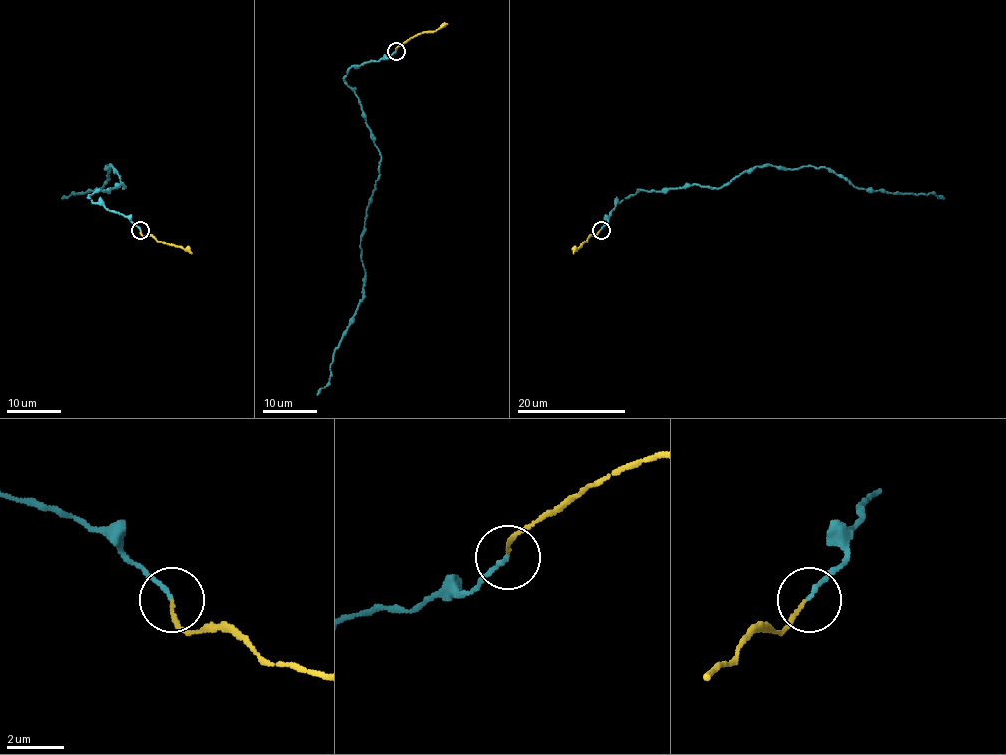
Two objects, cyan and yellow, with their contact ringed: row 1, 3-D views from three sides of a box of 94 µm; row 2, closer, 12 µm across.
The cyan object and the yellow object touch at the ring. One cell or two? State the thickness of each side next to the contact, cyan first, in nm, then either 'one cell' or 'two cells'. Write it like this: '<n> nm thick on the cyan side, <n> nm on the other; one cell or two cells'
140 nm thick on the cyan side, 120 nm on the other; one cell

